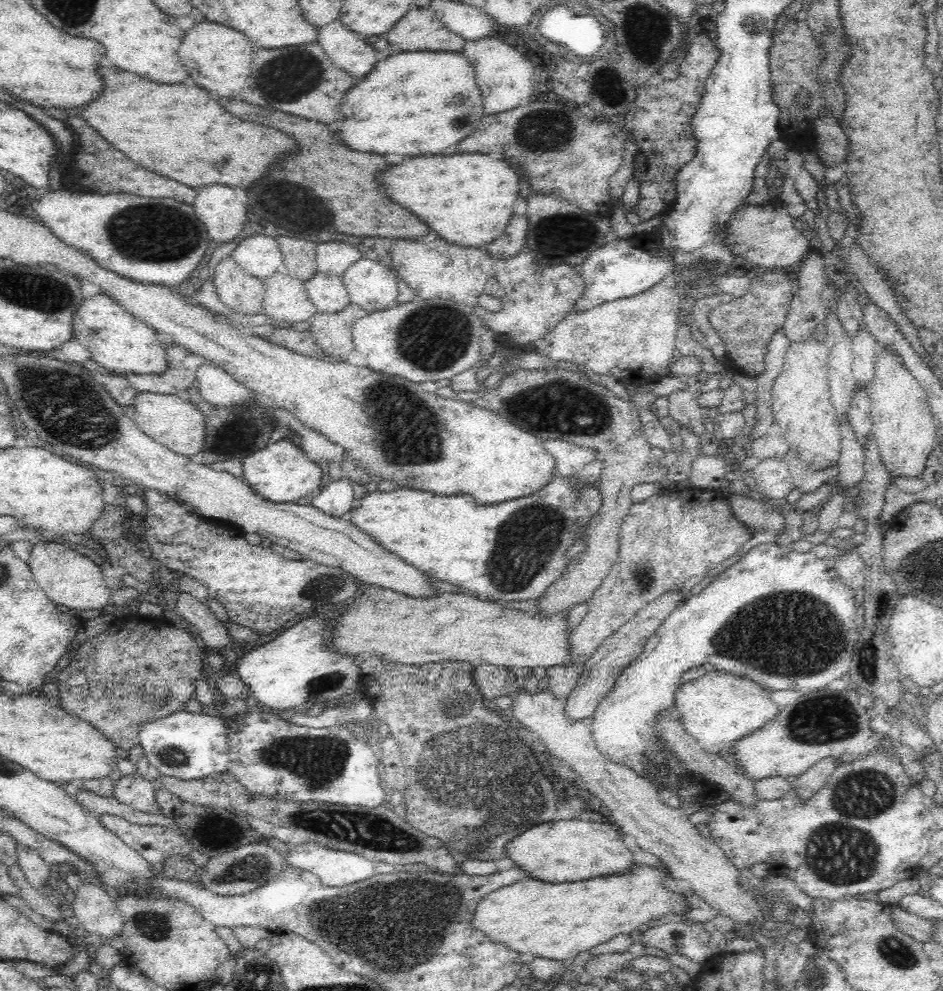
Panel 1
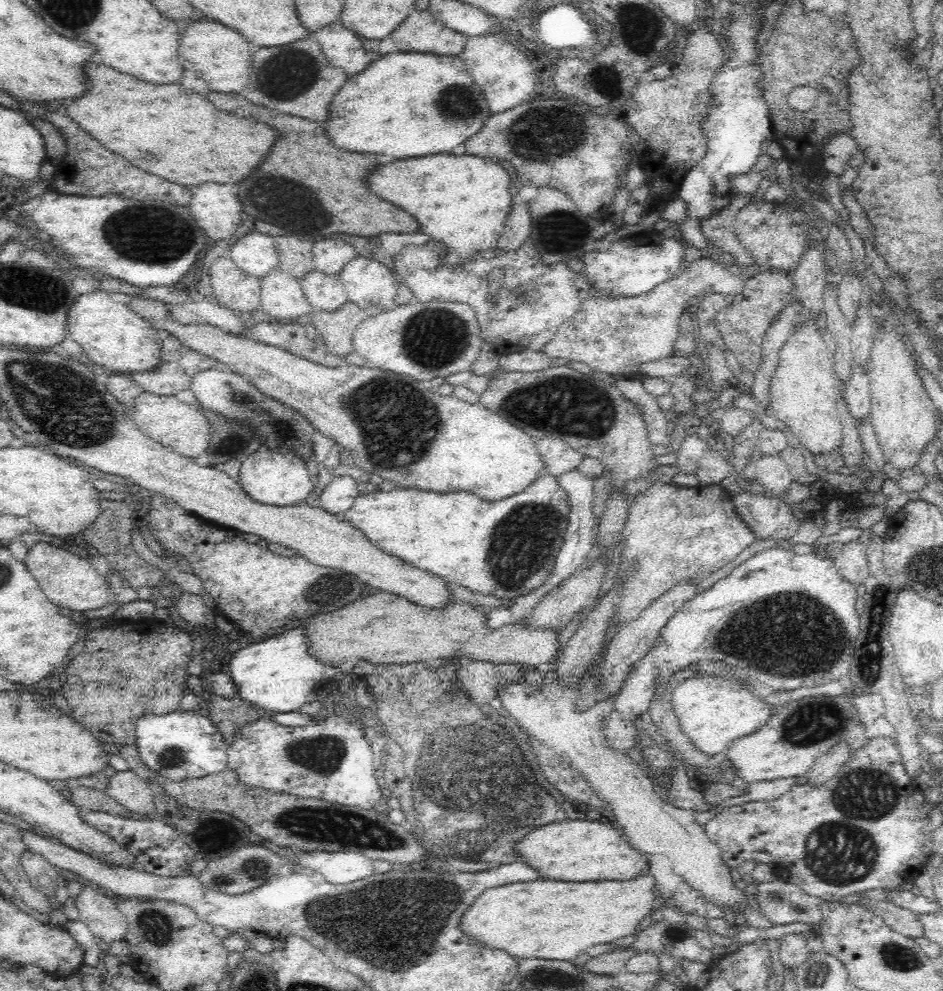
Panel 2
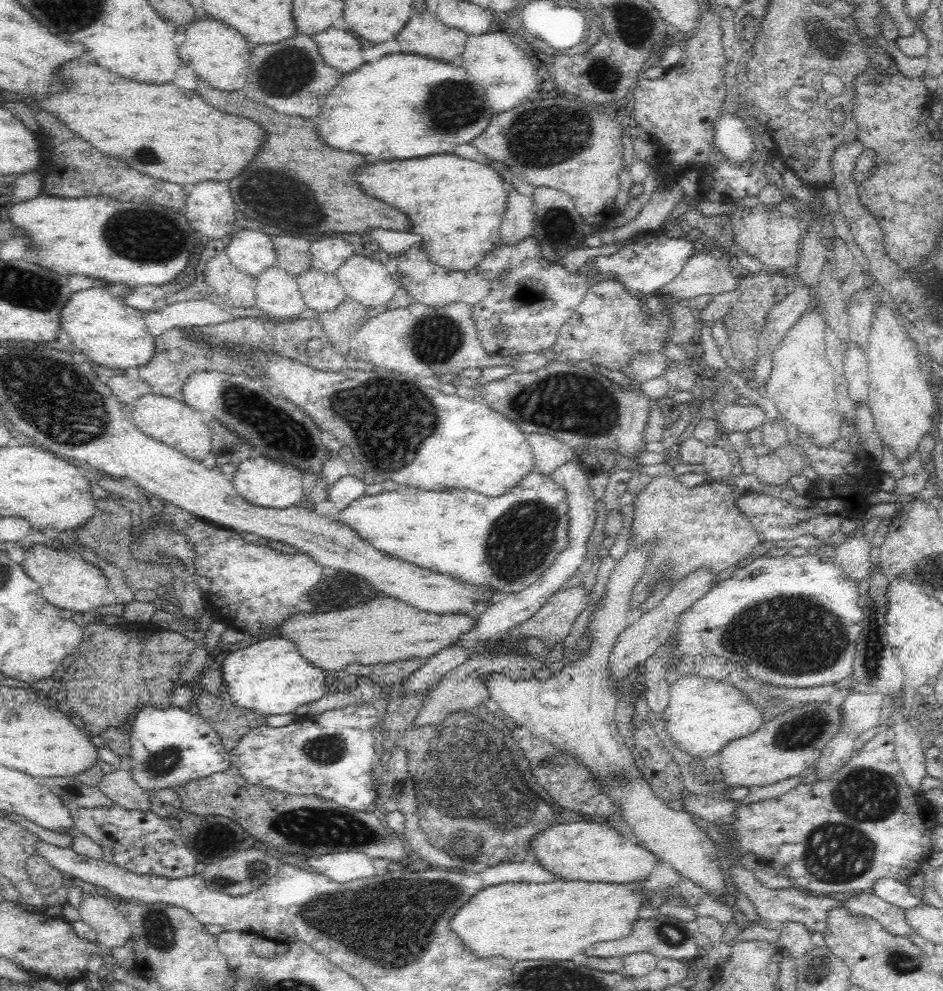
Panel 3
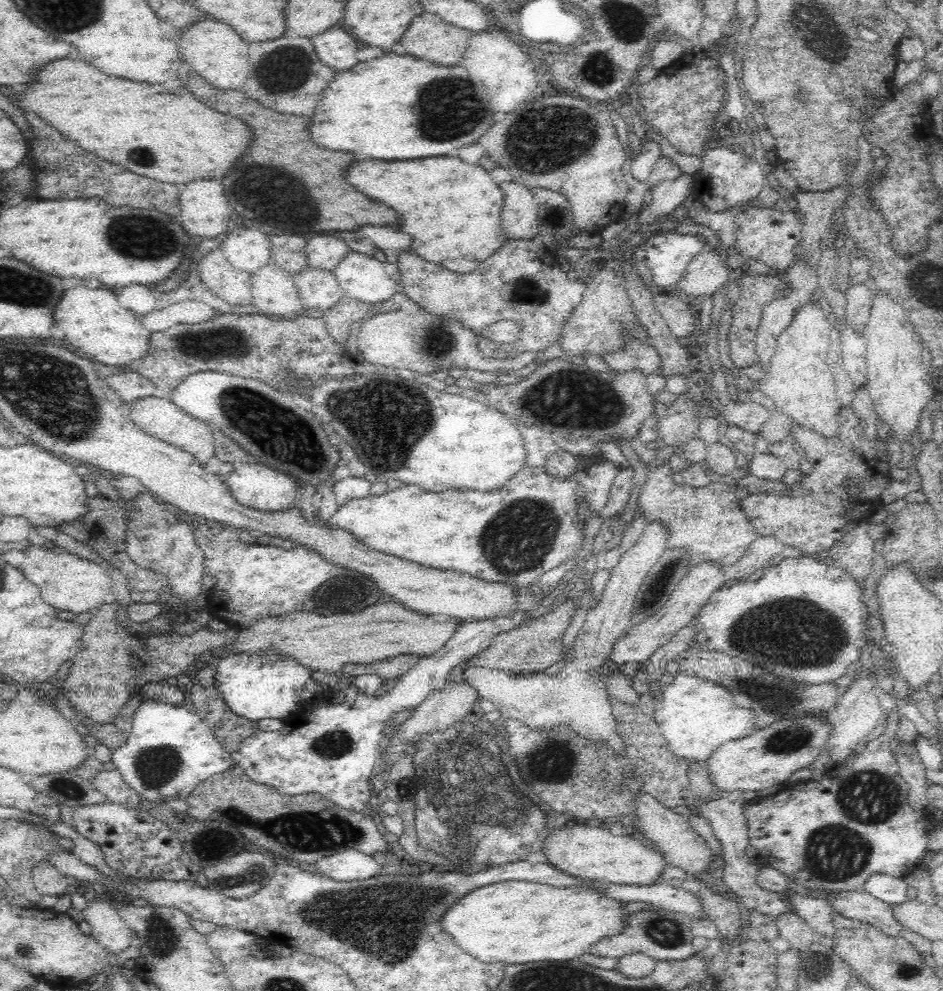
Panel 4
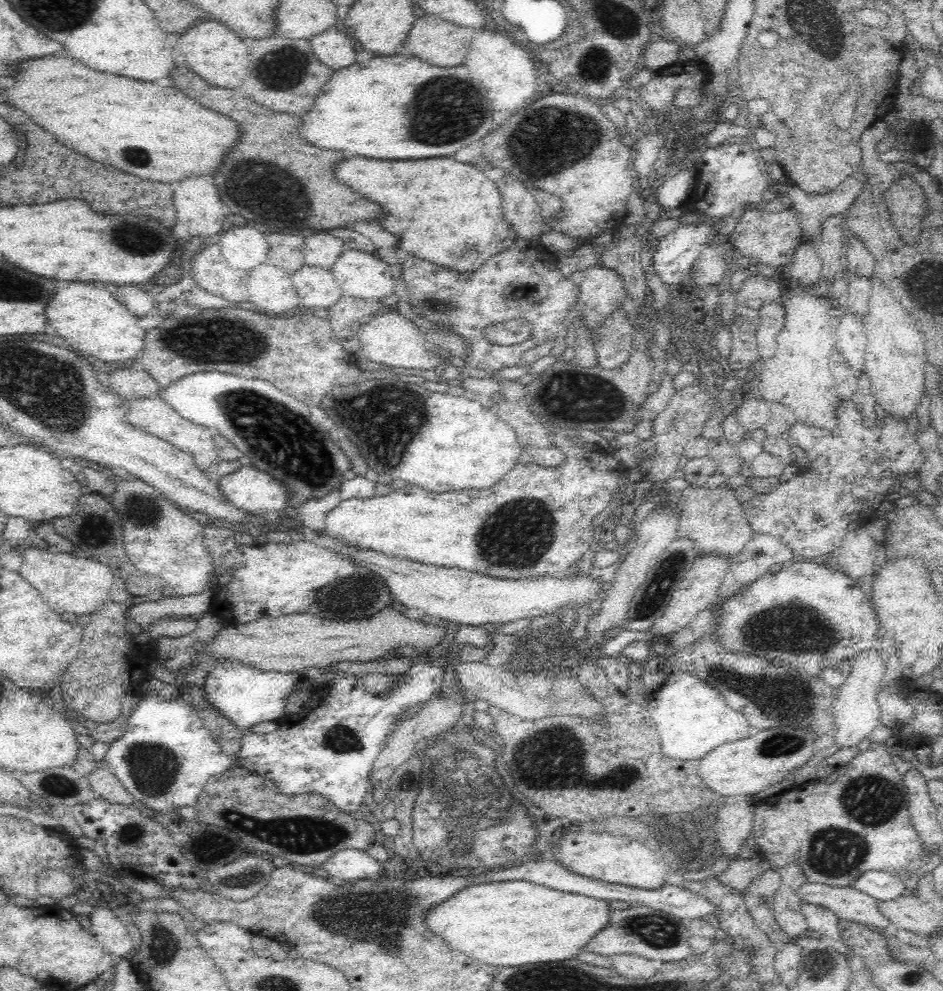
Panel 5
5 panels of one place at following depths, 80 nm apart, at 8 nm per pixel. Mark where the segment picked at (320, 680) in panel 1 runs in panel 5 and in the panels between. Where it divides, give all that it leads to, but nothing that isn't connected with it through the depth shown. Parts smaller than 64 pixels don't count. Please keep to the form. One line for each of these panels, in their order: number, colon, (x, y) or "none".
2: (278, 675)
3: (269, 678)
4: (253, 687)
5: (246, 696)

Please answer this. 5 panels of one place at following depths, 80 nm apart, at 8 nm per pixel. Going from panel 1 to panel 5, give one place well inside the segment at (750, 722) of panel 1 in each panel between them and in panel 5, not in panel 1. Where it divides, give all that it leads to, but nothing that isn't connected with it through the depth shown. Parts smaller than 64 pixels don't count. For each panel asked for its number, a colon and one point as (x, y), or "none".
2: (713, 711)
3: (702, 715)
4: (694, 715)
5: (692, 719)

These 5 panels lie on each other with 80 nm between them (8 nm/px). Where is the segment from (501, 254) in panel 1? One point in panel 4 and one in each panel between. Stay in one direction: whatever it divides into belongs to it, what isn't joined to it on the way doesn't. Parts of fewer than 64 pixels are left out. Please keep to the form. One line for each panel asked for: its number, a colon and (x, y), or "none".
2: (517, 230)
3: (518, 223)
4: (520, 218)

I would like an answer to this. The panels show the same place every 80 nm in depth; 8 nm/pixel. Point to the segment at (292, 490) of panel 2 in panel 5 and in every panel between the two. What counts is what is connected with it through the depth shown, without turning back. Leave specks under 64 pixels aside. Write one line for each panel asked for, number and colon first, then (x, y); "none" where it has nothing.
3: (261, 482)
4: (258, 487)
5: (248, 489)

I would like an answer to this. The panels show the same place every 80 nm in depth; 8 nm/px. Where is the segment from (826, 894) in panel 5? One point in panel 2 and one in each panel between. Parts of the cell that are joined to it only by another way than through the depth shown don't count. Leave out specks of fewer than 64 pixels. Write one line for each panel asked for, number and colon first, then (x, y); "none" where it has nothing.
2: (900, 920)
3: (890, 917)
4: (858, 905)

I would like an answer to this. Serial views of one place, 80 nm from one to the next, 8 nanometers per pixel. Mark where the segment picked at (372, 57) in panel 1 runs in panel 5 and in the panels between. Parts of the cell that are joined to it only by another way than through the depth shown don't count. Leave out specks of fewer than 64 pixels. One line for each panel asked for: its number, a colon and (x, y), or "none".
2: (341, 46)
3: (338, 48)
4: (335, 47)
5: (333, 47)

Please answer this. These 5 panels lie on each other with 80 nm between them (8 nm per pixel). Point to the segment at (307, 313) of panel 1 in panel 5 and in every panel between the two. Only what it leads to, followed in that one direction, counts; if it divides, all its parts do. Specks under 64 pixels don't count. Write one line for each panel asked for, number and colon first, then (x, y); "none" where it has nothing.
2: (281, 296)
3: (276, 293)
4: (274, 293)
5: (271, 289)

